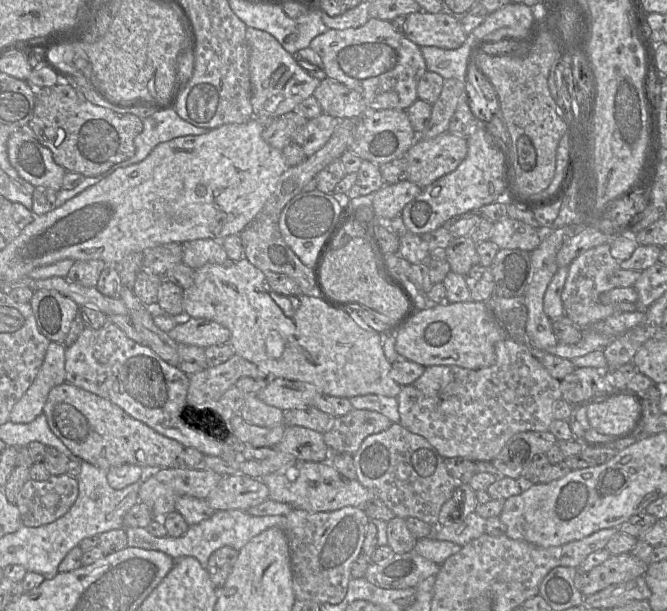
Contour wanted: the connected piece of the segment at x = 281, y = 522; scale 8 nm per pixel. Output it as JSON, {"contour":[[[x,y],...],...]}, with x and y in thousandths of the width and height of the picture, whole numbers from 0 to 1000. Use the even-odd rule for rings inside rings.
{"contour":[[[331,835],[322,836],[319,843],[297,858],[282,863],[279,872],[267,881],[247,877],[243,881],[226,876],[219,864],[190,864],[192,895],[211,897],[217,900],[232,900],[244,903],[261,917],[274,912],[291,912],[309,931],[312,915],[324,900],[342,894],[358,902],[379,879],[391,871],[408,864],[427,863],[429,845],[378,845],[364,835]]]}

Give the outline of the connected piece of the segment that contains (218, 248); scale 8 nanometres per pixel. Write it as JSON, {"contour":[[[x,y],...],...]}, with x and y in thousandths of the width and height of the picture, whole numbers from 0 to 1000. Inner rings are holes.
{"contour":[[[294,391],[273,398],[273,429],[291,442],[309,430],[336,432],[342,419],[333,398],[322,391]]]}

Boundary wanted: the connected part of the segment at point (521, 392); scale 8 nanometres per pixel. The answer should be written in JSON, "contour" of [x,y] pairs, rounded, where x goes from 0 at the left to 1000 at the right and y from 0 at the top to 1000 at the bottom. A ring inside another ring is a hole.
{"contour":[[[765,553],[754,555],[742,565],[744,589],[739,597],[720,604],[700,604],[688,599],[676,599],[678,624],[655,646],[640,648],[619,630],[604,632],[595,648],[598,660],[600,689],[604,699],[621,710],[636,715],[664,750],[696,750],[711,756],[738,755],[753,736],[759,723],[772,710],[787,705],[822,705],[823,697],[832,687],[831,661],[843,653],[840,622],[828,617],[819,602],[804,588],[792,568]]]}

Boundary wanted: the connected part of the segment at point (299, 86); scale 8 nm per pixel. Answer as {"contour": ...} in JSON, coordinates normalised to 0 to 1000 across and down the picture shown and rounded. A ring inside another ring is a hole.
{"contour":[[[370,44],[373,115],[378,141],[376,172],[381,191],[417,191],[438,182],[469,155],[480,131],[463,123],[412,61],[399,51]]]}

